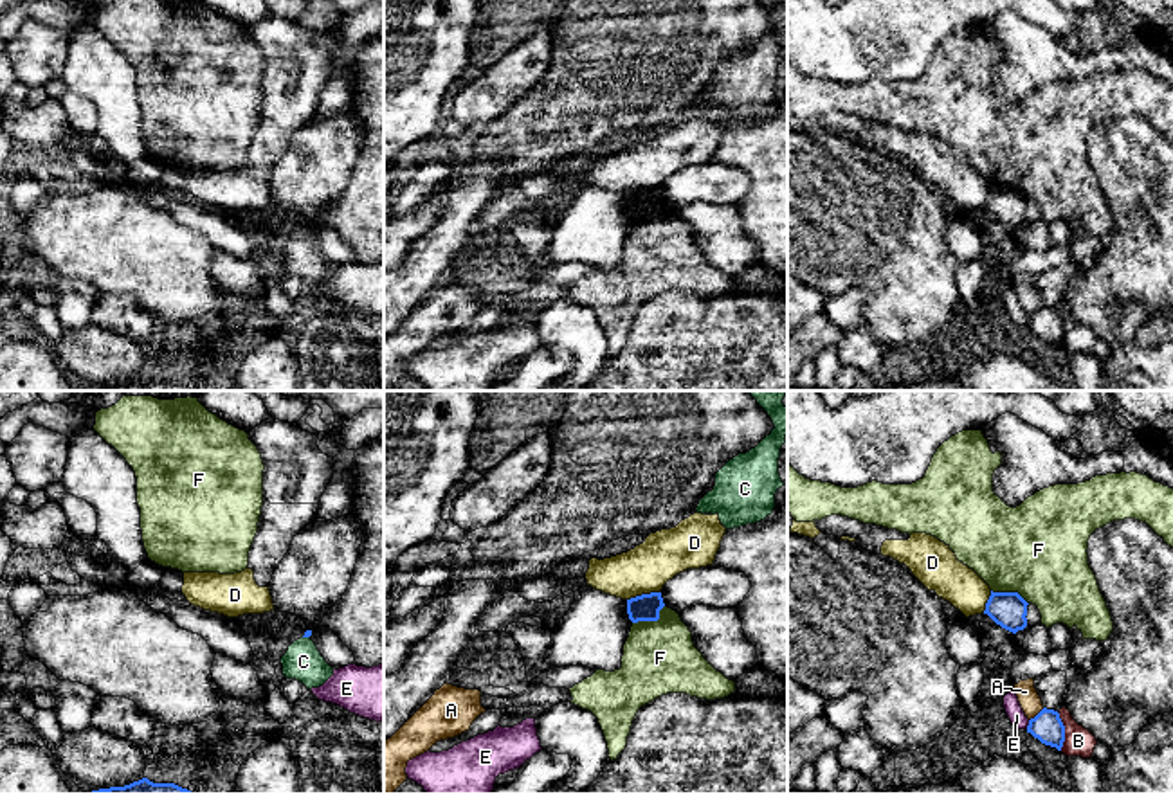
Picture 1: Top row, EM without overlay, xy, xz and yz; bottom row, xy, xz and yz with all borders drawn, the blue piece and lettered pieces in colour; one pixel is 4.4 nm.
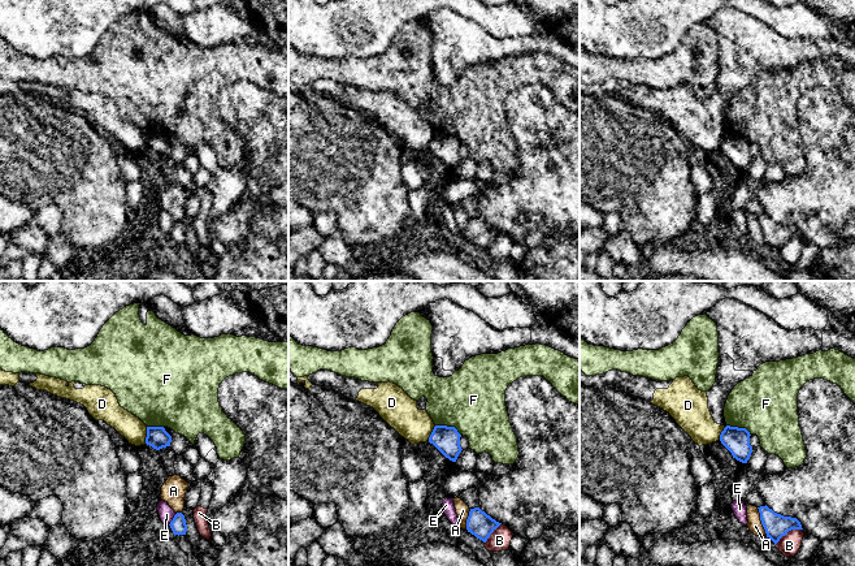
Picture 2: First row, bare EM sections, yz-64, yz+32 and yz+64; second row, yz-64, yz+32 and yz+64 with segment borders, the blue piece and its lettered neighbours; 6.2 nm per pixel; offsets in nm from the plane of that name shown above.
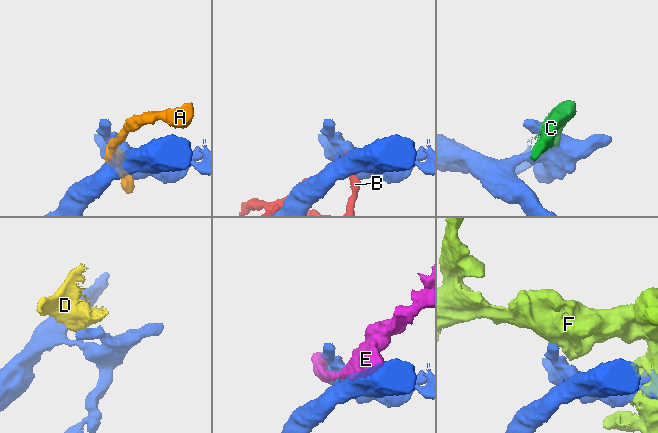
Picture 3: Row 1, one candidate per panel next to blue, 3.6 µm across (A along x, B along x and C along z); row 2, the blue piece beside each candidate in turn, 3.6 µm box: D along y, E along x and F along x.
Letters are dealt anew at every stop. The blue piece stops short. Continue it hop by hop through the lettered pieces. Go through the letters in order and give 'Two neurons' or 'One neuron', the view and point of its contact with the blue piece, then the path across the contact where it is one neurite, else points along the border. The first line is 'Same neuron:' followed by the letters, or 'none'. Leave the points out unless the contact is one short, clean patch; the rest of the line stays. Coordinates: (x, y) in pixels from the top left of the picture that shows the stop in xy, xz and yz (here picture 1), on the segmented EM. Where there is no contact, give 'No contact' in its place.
Same neuron: none
A: Two neurons. Touches blue at yz (1038, 713)
B: Two neurons. Touches blue at yz (1063, 731)
C: Two neurons. Touches blue at xy (307, 636)
D: Two neurons. Touches blue at xz (644, 595). Boundary: xz (660, 591), (636, 595), (627, 600)
E: Two neurons. Touches blue at yz (1029, 724)
F: Two neurons. Touches blue at xz (651, 620)

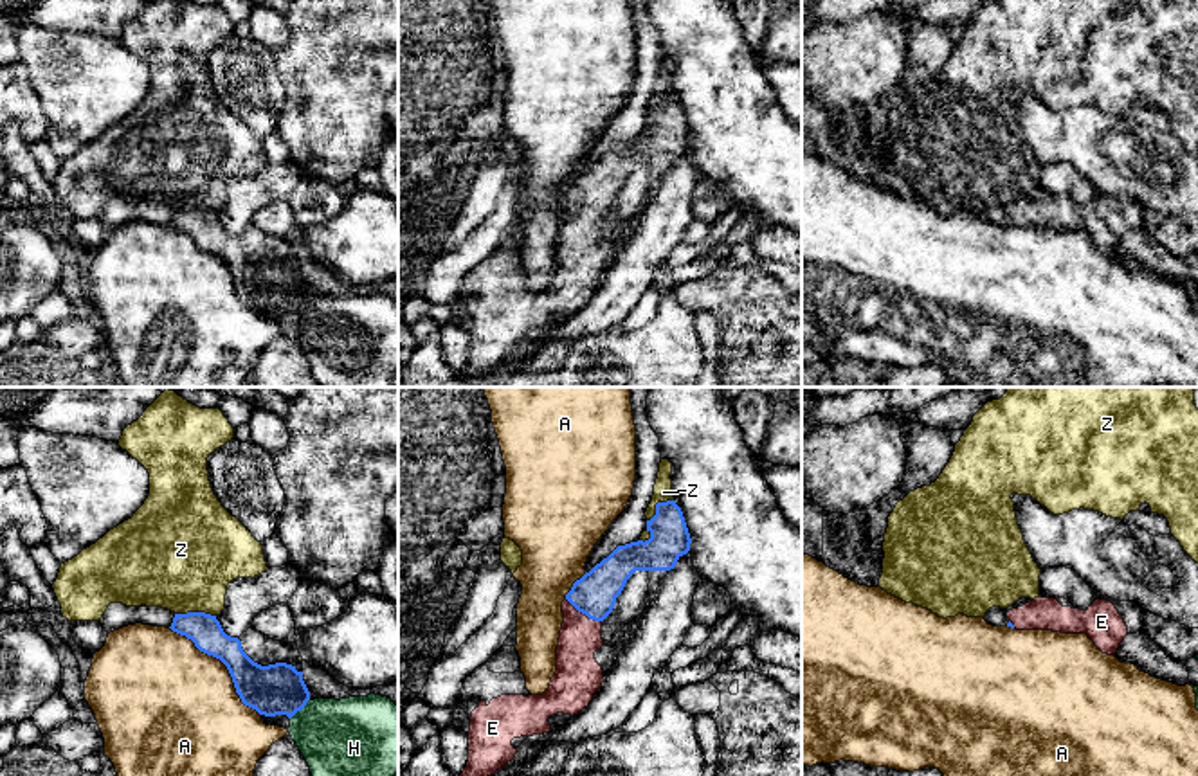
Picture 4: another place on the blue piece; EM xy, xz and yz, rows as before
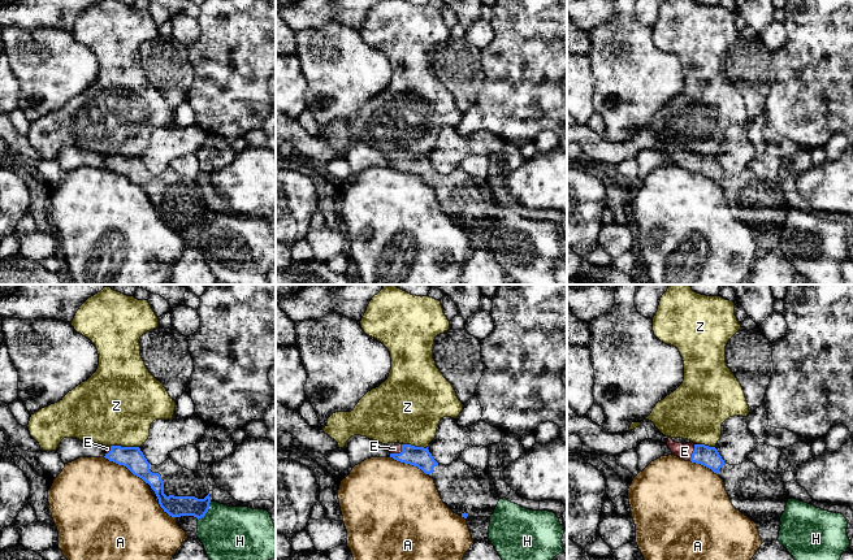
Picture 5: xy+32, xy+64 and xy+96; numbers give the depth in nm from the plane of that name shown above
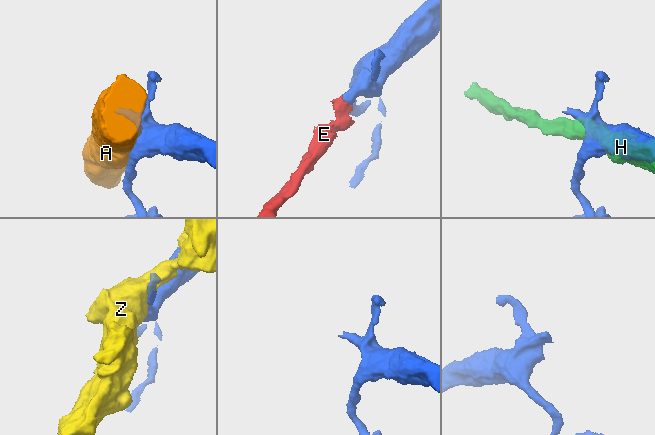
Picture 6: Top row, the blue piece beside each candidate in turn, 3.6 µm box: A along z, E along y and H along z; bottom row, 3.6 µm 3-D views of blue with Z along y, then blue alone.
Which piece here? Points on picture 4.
Same neuron: E
A: Two neurons. Touches blue at xy (224, 663)
E: One neuron. Touches blue at xz (584, 613). Path across: xz (595, 595), (584, 613), (580, 638)
H: Two neurons. Touches blue at xy (299, 710)
Z: Two neurons. Touches blue at xy (195, 613)

